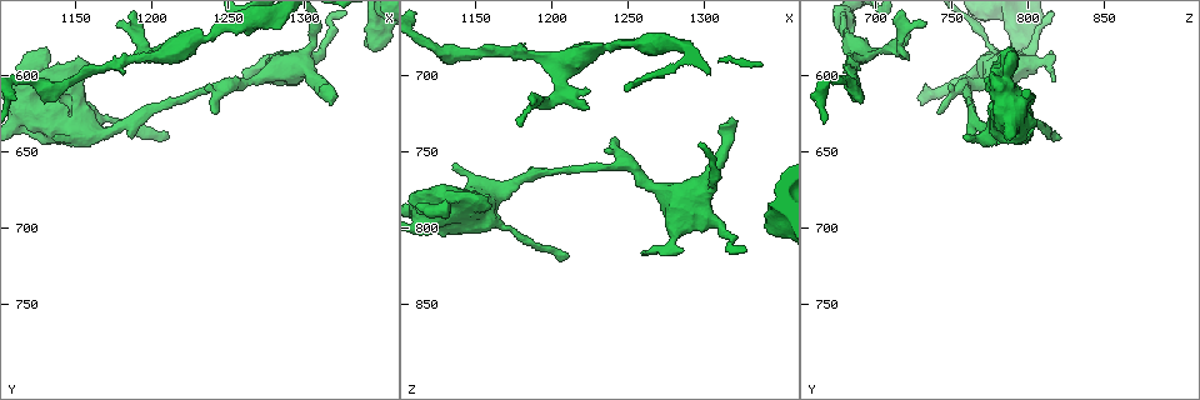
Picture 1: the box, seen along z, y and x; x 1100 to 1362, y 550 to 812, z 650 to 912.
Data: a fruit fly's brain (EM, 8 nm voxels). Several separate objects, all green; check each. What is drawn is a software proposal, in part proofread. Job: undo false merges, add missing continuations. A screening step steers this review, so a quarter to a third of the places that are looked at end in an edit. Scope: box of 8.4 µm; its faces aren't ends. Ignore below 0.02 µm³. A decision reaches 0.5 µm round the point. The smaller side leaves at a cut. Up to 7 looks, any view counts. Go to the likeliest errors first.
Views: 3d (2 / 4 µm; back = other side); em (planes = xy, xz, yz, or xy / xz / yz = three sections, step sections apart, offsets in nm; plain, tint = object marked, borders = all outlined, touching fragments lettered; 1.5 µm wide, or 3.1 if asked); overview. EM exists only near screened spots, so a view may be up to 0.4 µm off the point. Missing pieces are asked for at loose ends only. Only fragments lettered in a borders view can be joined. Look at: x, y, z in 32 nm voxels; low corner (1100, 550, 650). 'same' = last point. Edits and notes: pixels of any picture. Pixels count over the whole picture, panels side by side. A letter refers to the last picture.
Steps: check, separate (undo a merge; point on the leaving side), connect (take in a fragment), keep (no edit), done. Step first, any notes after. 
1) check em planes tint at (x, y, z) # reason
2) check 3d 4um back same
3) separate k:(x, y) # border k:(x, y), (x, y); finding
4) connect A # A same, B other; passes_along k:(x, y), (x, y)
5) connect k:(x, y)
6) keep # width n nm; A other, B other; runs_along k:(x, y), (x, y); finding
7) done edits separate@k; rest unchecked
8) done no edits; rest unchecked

check em yz step 8 tint at (1244, 622, 744) # branch stops here

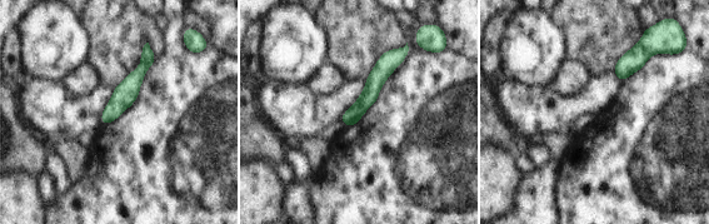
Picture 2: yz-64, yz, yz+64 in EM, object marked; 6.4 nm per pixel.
check em planes borders same # cut it another way

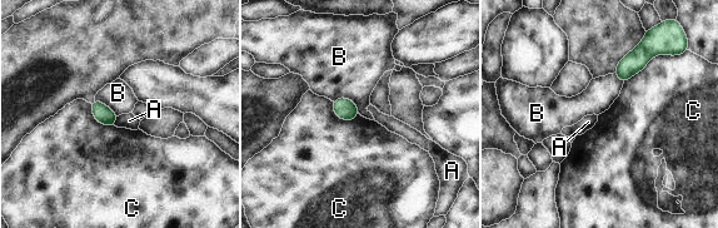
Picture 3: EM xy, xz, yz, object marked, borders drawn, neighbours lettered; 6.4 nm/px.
keep # A other, B other, C other; border 3:(662, 53), (653, 56), (624, 83); no lettered fragment goes on from it

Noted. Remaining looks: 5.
check 3d 2um at (1318, 614, 728)

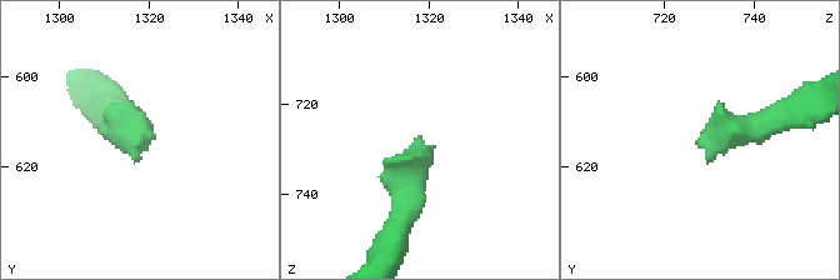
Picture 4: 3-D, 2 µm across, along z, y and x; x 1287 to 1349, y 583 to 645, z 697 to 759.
check em planes plain at (1316, 615, 727)

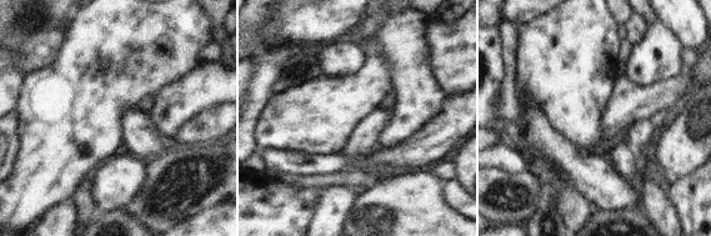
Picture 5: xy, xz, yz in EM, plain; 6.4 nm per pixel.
check em planes borders same # what lies round it

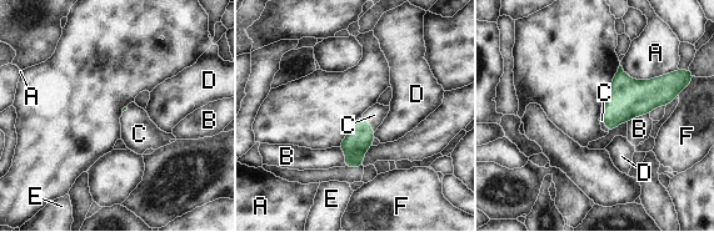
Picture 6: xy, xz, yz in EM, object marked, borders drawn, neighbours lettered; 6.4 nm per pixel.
connect C # A other, B other, C same, D other, E other, F other; passes_along 6:(358, 141), (368, 124), (374, 115); it goes on there

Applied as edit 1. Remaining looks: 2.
done edits connect@6; rest unchecked

